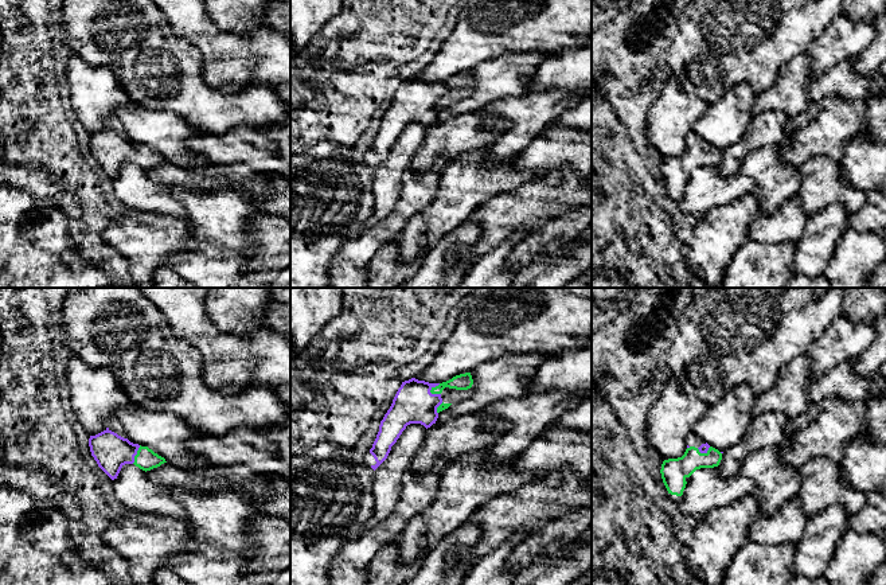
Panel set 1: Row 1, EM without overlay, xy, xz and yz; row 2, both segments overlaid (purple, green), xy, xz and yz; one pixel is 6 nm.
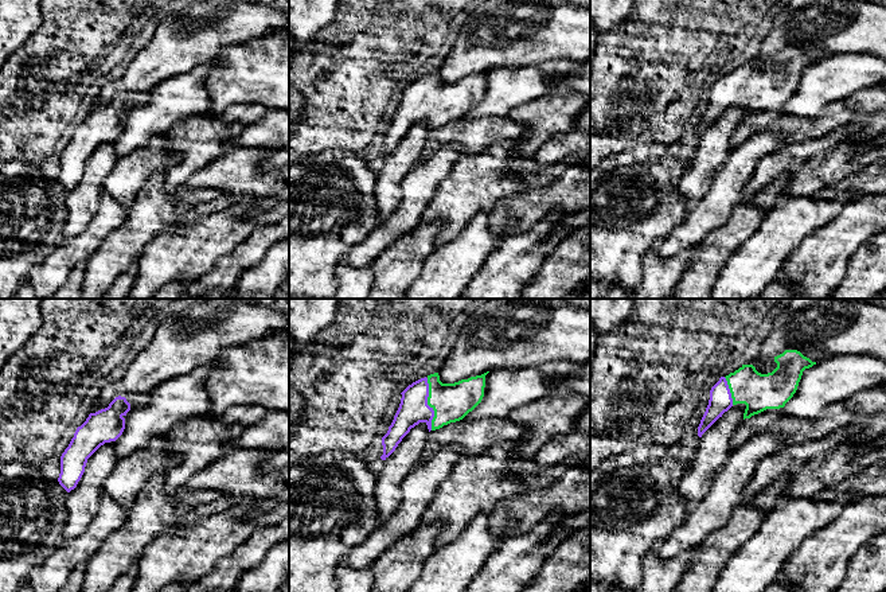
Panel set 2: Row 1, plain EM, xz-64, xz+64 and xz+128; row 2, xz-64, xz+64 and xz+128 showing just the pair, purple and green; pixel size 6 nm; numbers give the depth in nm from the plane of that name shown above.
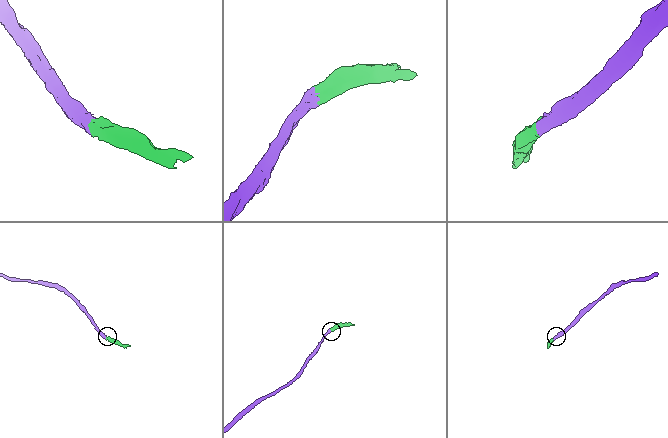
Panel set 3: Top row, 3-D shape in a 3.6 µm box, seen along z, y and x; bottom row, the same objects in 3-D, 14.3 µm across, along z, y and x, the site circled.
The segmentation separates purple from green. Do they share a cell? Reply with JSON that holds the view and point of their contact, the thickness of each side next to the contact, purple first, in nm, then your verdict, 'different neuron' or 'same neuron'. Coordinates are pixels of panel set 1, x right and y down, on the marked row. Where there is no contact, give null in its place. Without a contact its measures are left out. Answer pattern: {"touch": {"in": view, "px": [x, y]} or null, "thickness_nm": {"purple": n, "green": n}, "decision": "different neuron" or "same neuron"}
{"touch": {"in": "xz", "px": [434, 386]}, "thickness_nm": {"purple": 240, "green": 100}, "decision": "same neuron"}

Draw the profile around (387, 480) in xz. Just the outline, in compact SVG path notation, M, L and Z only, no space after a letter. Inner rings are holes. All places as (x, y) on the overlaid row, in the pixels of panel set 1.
M421 424L407 425L391 446L387 459L375 469L372 477L375 506L370 526L382 523L395 508L402 494L402 479L422 446L426 430Z

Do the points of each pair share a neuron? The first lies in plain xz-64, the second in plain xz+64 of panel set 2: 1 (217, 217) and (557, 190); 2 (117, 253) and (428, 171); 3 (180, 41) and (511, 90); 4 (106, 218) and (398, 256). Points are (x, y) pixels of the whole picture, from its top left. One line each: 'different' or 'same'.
1: same
2: different
3: different
4: different

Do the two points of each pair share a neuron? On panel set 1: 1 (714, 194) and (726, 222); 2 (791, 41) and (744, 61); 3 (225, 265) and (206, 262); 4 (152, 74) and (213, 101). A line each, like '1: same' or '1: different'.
1: different
2: same
3: same
4: same

